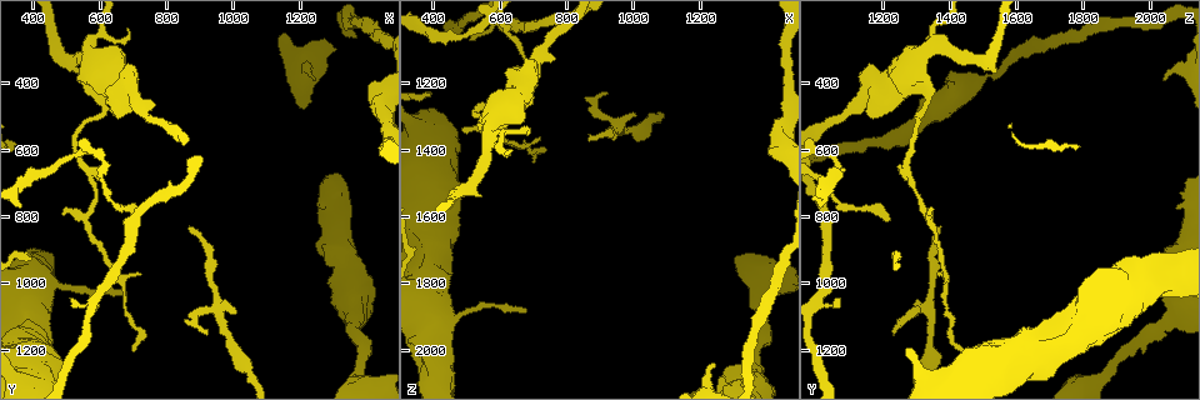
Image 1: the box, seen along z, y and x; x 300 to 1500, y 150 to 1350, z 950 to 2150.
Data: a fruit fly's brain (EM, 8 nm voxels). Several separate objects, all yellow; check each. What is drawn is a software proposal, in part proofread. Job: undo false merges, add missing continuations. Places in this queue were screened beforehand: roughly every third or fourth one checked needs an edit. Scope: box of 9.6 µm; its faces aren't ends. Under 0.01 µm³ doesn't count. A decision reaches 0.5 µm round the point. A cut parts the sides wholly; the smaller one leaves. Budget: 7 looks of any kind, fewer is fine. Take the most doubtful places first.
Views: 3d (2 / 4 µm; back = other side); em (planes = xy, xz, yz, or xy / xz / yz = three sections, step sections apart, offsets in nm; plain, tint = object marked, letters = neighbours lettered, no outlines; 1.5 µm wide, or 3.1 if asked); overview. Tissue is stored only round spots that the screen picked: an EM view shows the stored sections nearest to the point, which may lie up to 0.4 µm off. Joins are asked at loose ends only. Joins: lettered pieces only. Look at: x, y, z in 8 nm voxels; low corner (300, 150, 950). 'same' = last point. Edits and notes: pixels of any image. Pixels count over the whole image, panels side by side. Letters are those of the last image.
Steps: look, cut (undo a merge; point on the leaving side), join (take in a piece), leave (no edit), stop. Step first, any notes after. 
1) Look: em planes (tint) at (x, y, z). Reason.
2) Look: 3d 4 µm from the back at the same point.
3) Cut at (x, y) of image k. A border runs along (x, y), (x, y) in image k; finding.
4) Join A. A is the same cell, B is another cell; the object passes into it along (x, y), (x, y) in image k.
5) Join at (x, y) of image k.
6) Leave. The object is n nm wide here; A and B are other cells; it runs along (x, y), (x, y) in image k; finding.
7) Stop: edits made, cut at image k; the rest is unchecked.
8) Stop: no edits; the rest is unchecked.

Look: 3d 2 µm at (510, 1040, 1080). Thin end.

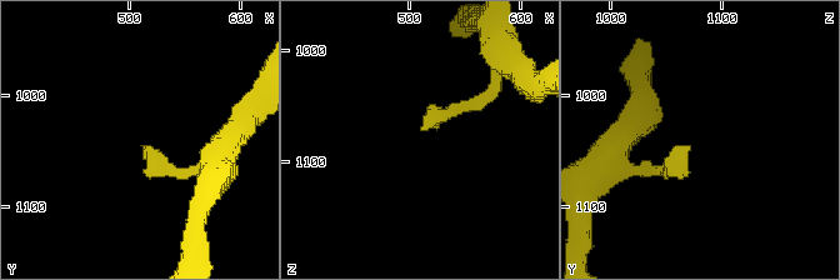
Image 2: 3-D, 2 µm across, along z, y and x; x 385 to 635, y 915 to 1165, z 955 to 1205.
Look: em xz step 8 (letters) at (512, 1046, 1074).

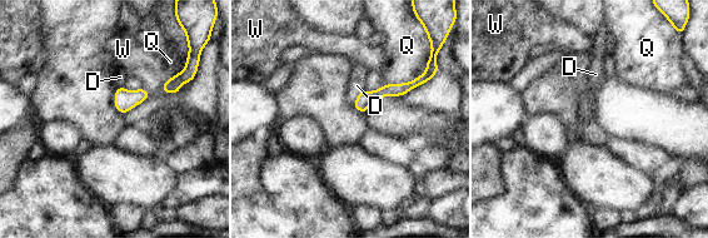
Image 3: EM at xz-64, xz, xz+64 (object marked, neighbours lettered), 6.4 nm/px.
Leave. D, Q and W are other cells; no lettered piece goes on from it.

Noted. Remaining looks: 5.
Look: 3d 4 µm from the back at (1010, 1090, 1300). Branch stops here.

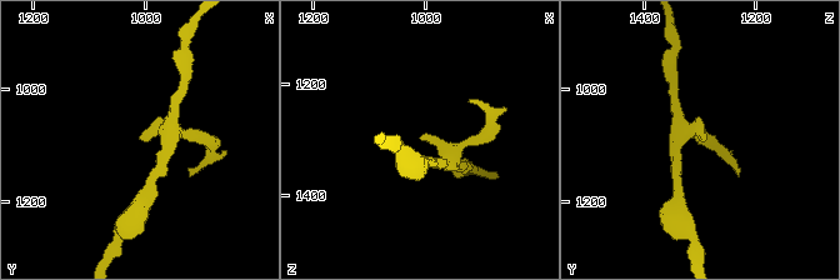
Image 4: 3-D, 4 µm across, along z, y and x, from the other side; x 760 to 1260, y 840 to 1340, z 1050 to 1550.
Look: em planes (letters) at (1005, 1090, 1295). Need the tissue.

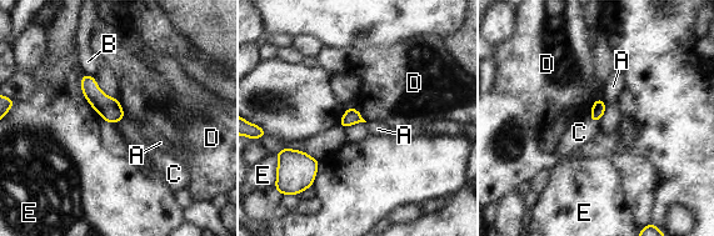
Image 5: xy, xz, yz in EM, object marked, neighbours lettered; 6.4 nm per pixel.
Leave. A, B, C, D and E are other cells; no lettered piece goes on from it.

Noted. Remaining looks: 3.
Look: 3d 4 µm at (490, 790, 1340). An open end.

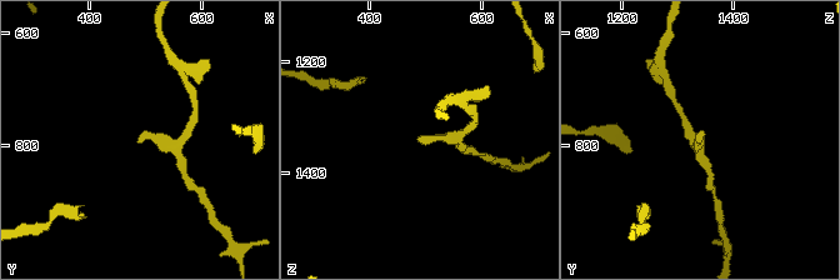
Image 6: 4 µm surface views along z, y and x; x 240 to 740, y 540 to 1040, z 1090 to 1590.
Look: em planes (letters) at (490, 800, 1340).

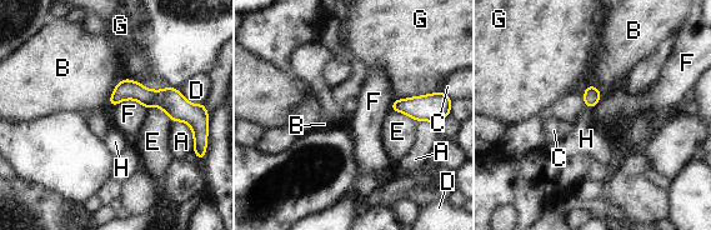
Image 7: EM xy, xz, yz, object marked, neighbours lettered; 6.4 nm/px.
Join H. H is the same cell, A, B, C, D, E, F and G are other cells; the object passes into it along (591, 96), (586, 105), (582, 138) in image 7; the neuron continues.

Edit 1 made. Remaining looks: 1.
Stop: edits made, join at image 7; the rest is unchecked.

